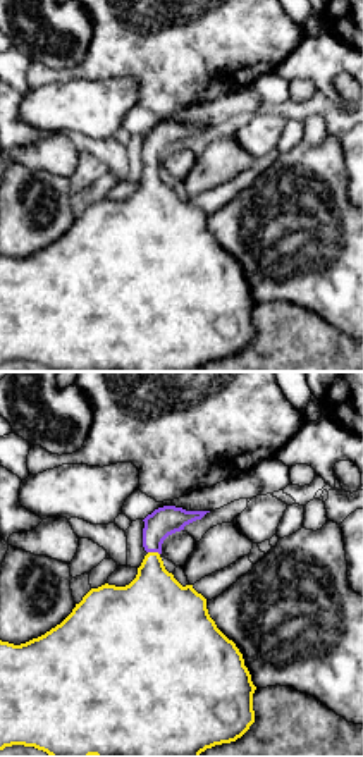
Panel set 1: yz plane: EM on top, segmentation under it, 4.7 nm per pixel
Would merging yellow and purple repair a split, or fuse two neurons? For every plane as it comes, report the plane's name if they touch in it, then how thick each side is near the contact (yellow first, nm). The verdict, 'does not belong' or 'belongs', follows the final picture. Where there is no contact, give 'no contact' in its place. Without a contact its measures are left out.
yz | 320/140 nm

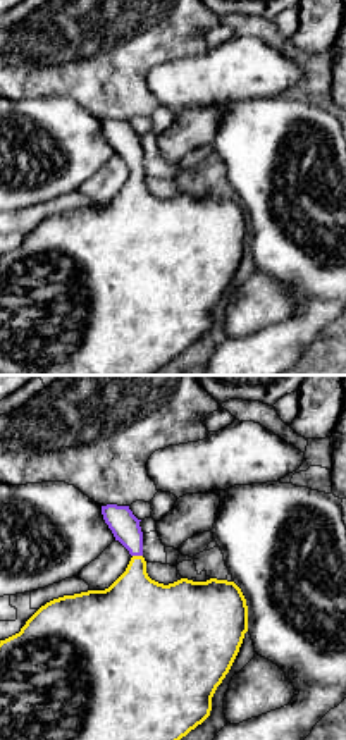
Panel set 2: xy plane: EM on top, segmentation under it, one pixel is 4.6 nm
xy | 320/140 nm

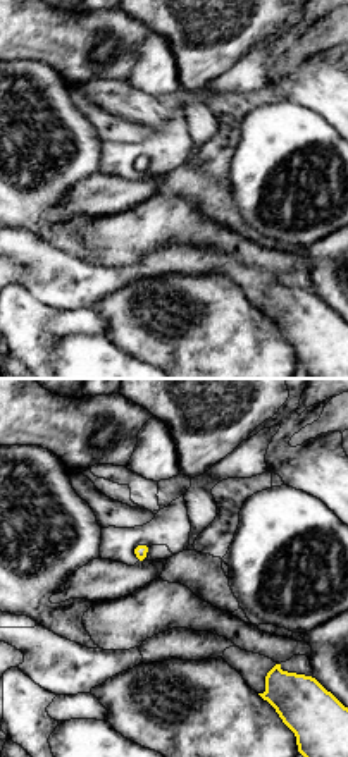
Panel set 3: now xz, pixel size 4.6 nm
no contact

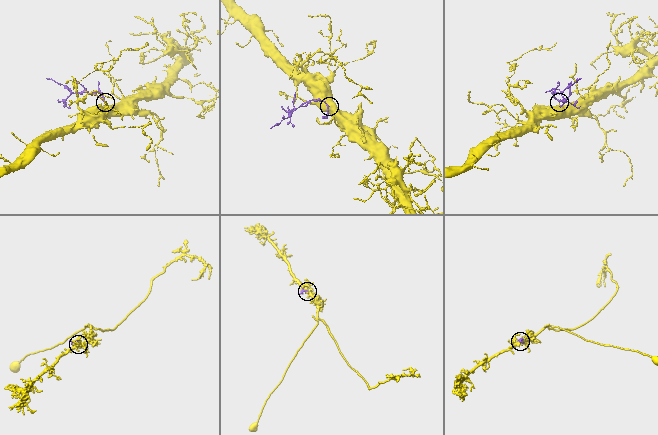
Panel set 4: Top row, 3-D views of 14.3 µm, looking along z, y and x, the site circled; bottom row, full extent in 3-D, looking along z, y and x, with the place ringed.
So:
belongs

